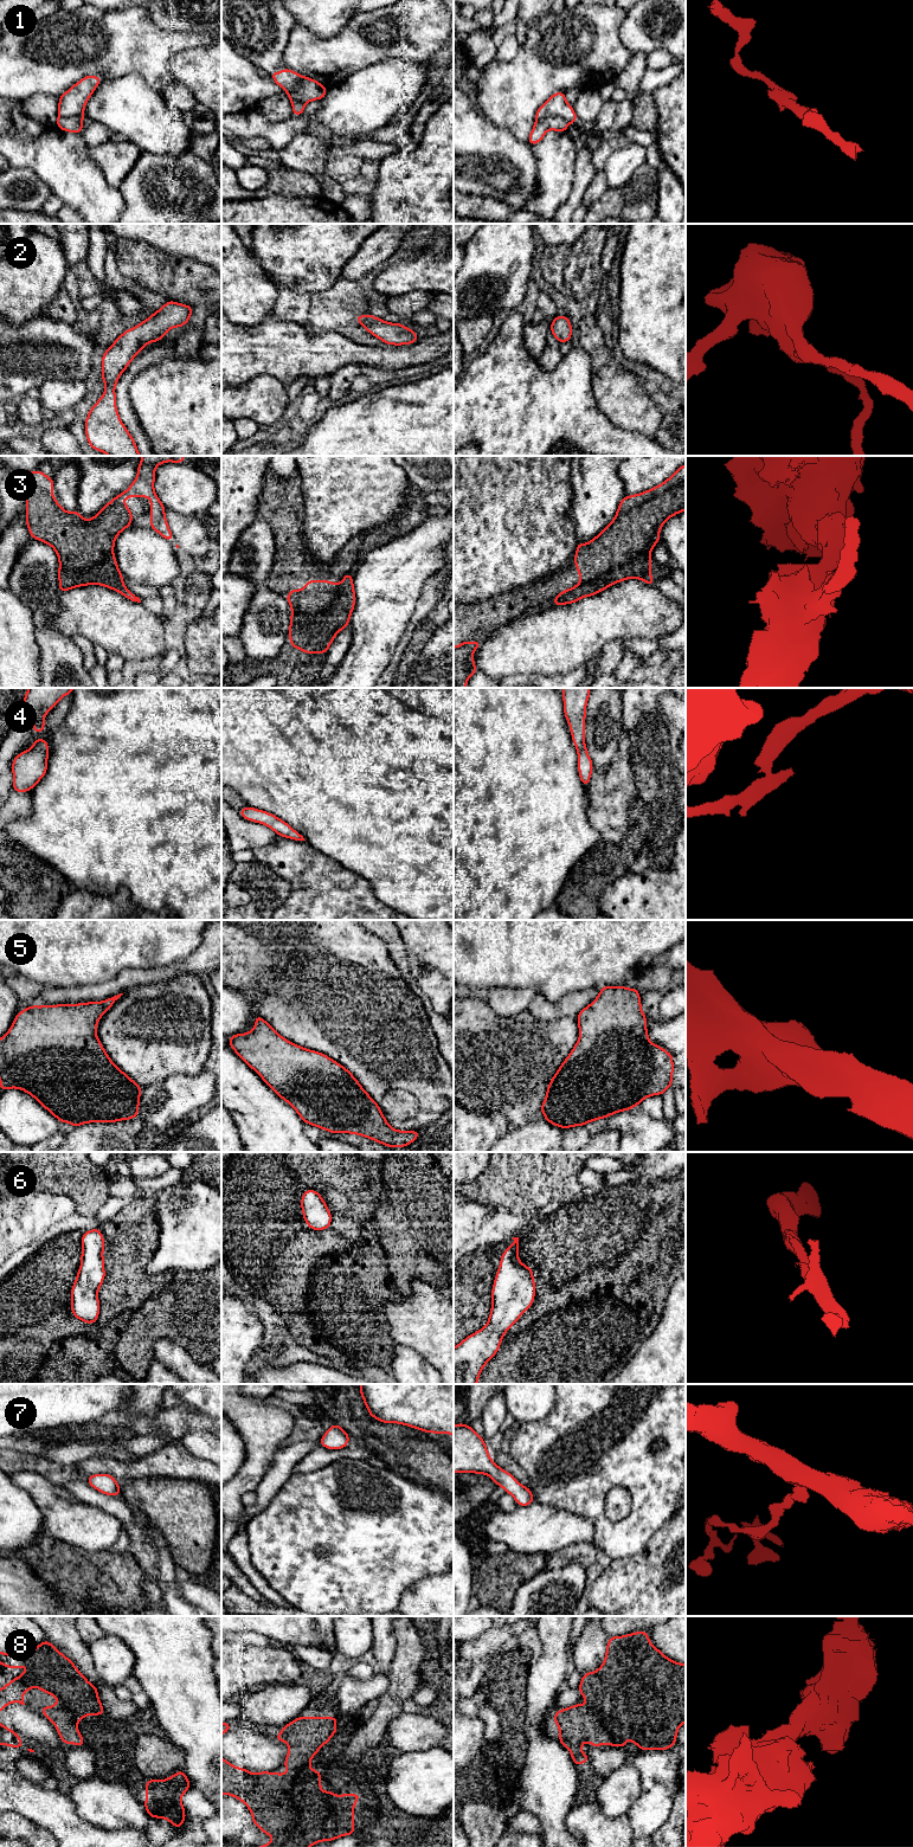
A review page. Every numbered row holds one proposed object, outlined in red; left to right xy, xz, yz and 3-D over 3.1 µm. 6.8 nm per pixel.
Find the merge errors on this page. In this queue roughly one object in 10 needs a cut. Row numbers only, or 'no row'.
1

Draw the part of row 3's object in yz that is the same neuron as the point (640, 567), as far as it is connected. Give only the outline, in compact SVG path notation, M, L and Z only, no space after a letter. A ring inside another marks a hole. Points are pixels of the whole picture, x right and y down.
M686 464L662 484L637 495L624 496L615 519L590 542L577 543L577 555L572 559L580 575L579 584L555 596L553 606L572 604L630 578L654 586L650 552L661 541L660 530L664 522L684 510Z

